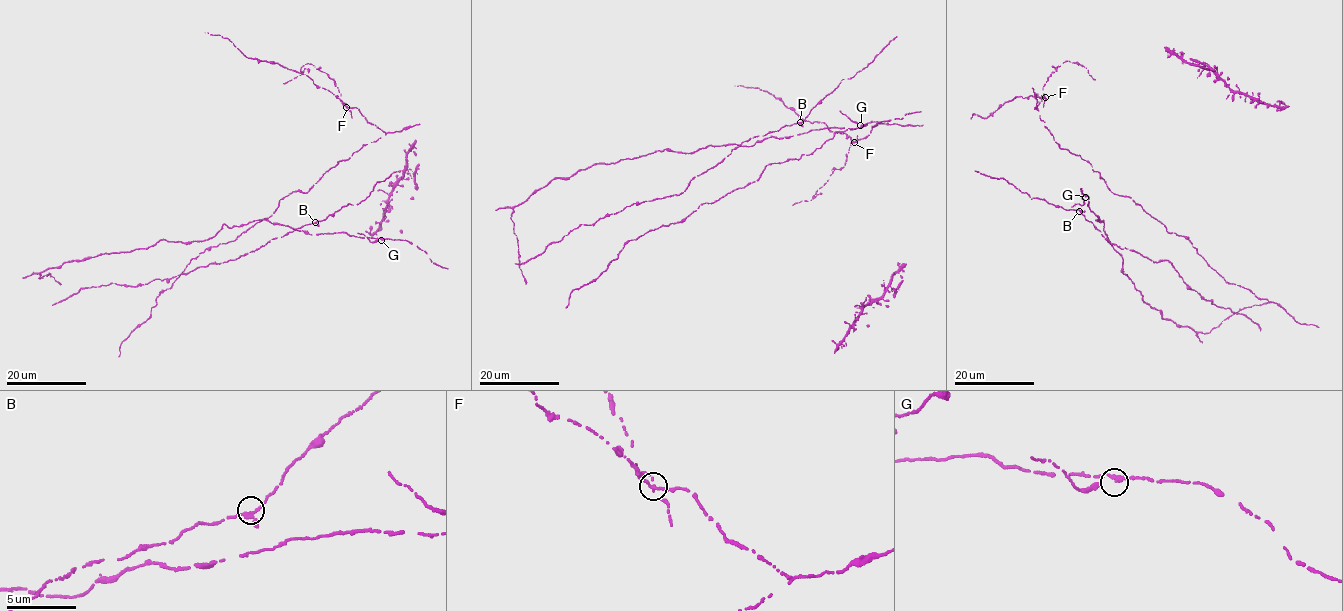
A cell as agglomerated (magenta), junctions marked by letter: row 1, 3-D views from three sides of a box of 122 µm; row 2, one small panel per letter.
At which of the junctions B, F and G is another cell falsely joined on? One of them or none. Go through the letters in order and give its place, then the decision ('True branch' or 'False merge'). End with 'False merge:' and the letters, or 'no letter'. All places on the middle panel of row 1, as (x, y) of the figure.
B: Place: (800, 122). True branch
F: Place: (854, 142). False merge
G: Place: (860, 125). True branch
False merge: F

